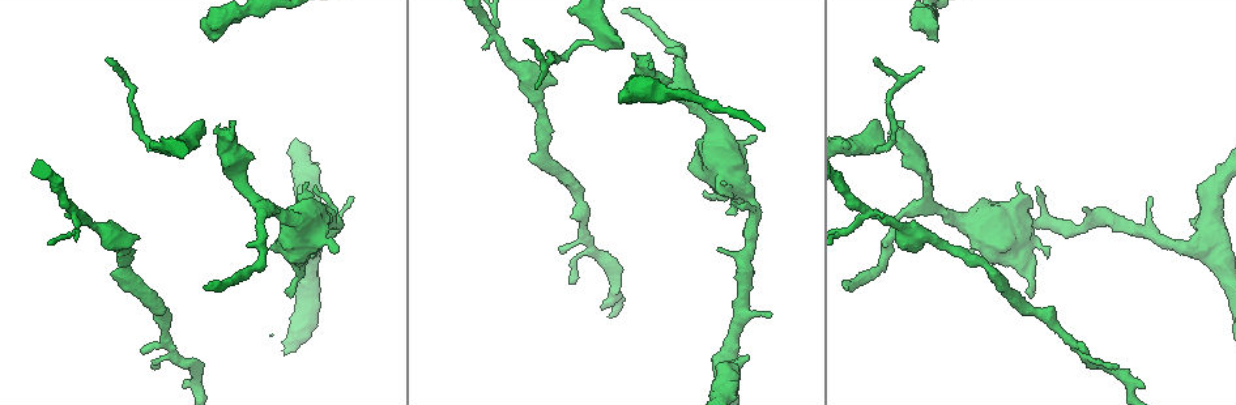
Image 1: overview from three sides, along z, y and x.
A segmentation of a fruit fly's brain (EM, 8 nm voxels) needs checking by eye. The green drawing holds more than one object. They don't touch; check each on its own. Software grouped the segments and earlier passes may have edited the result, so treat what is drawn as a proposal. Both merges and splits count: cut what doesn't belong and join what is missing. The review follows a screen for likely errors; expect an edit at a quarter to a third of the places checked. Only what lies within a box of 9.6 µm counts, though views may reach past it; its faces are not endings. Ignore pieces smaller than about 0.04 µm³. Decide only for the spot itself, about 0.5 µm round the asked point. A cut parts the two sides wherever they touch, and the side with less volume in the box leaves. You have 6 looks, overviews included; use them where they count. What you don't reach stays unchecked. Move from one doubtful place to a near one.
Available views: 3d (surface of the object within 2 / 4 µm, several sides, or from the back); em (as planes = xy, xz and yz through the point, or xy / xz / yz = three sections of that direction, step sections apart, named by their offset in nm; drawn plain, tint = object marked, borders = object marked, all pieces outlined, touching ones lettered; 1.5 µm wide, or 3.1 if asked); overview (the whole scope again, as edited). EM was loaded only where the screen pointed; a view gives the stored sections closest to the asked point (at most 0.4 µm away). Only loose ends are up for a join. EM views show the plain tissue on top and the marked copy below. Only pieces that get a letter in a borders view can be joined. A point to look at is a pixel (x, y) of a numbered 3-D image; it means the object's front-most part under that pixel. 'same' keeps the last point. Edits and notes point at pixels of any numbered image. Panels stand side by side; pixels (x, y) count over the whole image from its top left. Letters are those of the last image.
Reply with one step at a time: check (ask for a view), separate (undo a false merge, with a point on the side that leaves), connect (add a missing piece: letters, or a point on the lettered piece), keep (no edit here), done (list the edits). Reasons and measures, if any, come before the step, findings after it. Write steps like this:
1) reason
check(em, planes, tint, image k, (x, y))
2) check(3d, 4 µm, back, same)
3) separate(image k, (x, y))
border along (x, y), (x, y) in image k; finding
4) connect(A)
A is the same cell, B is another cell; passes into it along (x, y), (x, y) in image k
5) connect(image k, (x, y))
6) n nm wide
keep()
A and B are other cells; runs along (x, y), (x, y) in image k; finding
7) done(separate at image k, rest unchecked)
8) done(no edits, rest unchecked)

two arms in line, one across
check(em, xz, step 4, tint, image 1, (869, 210))

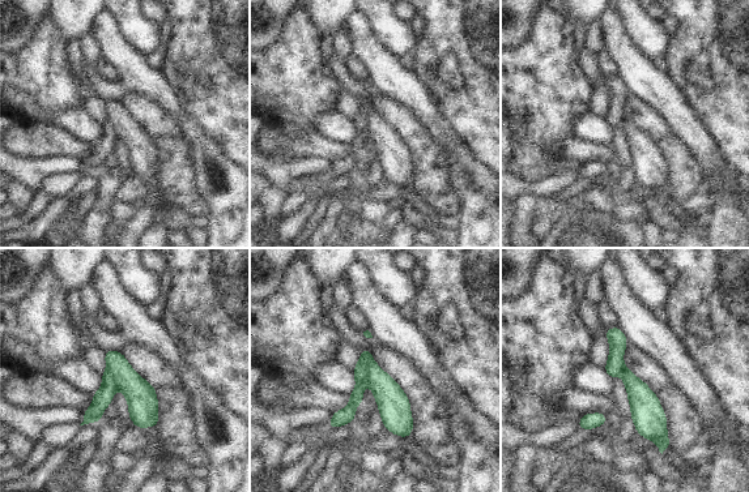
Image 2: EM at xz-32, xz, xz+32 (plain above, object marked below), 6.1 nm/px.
check(em, planes, borders, same)

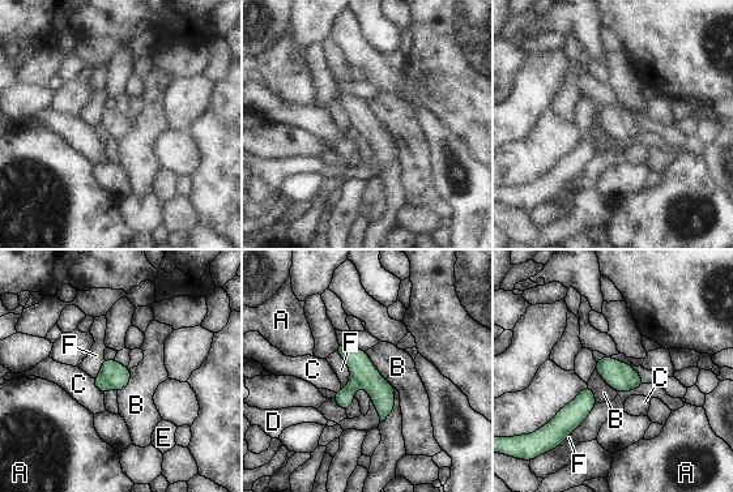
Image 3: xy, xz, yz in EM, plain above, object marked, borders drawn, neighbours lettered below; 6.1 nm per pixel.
160 nm wide; B touches over 300 nm
separate(image 3, (99, 383))
A, B, C, D, E and F are other cells; two cells meet here

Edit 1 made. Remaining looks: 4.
an open end
check(em, yz, step 8, tint, image 1, (923, 69))

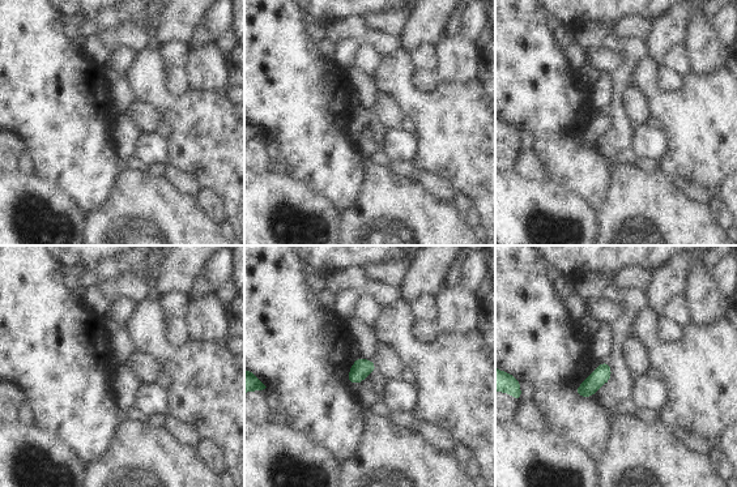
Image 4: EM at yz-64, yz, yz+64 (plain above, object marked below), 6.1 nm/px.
cut it another way
check(em, planes, tint, same)

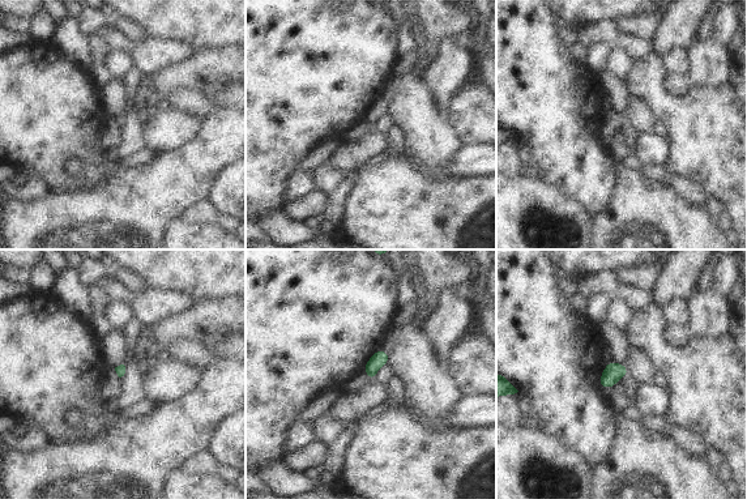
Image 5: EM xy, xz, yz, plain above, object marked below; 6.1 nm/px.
see the neighbours
check(em, planes, borders, same)

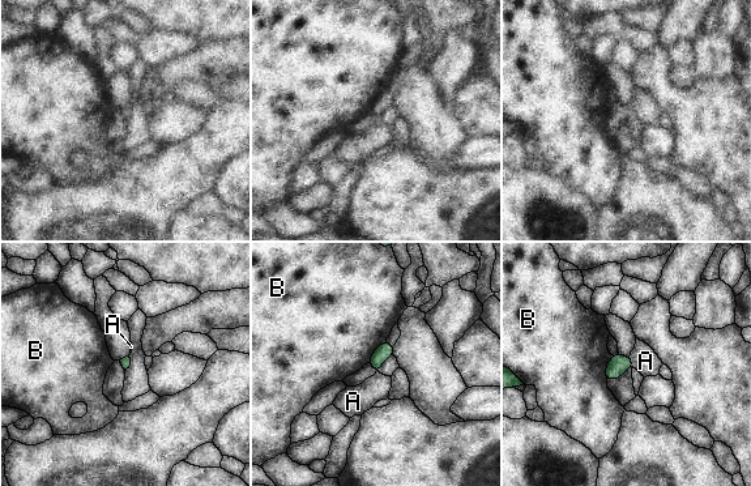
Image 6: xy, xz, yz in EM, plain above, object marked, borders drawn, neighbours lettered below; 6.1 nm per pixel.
keep()
A and B are other cells; border along (630, 356), (634, 367) in image 6; none of them fits

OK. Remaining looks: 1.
done(separate at image 3, rest unchecked)

